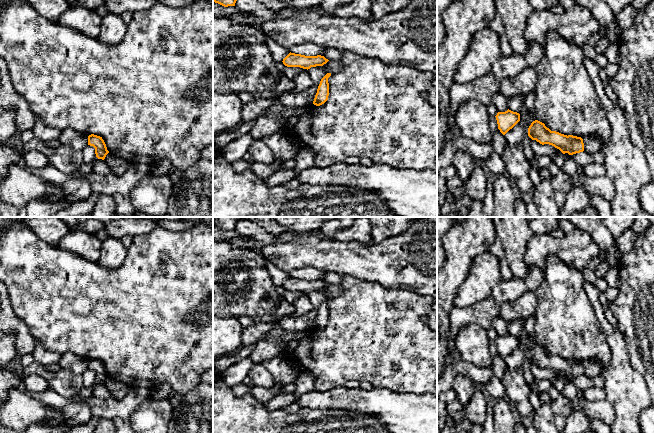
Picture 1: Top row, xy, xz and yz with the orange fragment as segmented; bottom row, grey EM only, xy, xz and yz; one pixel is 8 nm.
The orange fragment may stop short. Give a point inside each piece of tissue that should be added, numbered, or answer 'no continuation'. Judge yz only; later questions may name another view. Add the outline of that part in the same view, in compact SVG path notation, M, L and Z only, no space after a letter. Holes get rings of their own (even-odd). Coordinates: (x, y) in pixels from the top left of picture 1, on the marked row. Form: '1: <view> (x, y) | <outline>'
no continuation

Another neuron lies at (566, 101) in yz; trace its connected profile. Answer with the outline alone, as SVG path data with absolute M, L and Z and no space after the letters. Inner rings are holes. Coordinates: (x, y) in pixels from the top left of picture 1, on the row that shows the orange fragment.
M556 31L546 34L545 56L535 67L536 120L567 136L596 136L604 145L611 136L611 125L584 60L583 48Z

